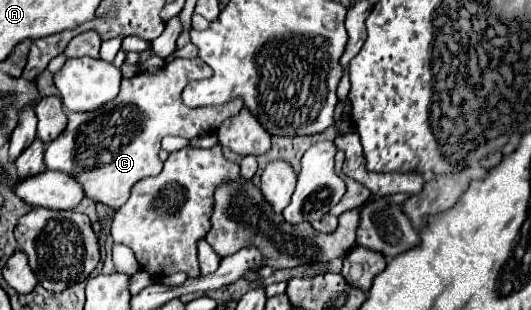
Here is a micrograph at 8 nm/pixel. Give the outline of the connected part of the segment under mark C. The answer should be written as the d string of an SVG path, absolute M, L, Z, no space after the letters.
M175 57L171 63L165 63L155 75L137 73L131 79L123 79L119 97L109 105L93 113L69 113L65 131L45 149L47 169L63 171L75 177L83 185L89 199L111 209L119 209L129 199L131 187L137 181L161 173L163 165L159 159L159 149L165 135L191 139L197 135L215 133L221 121L227 121L241 111L241 99L229 101L229 105L207 109L187 109L183 105L183 87L193 79L207 79L211 75L213 71L199 57Z

